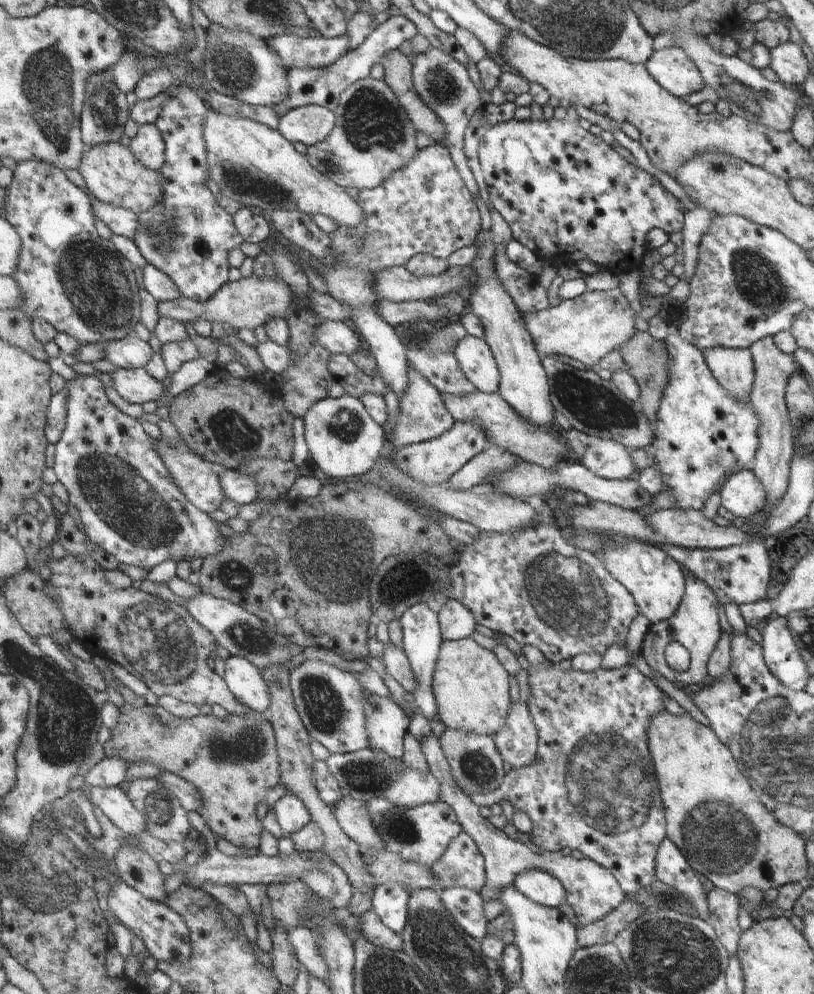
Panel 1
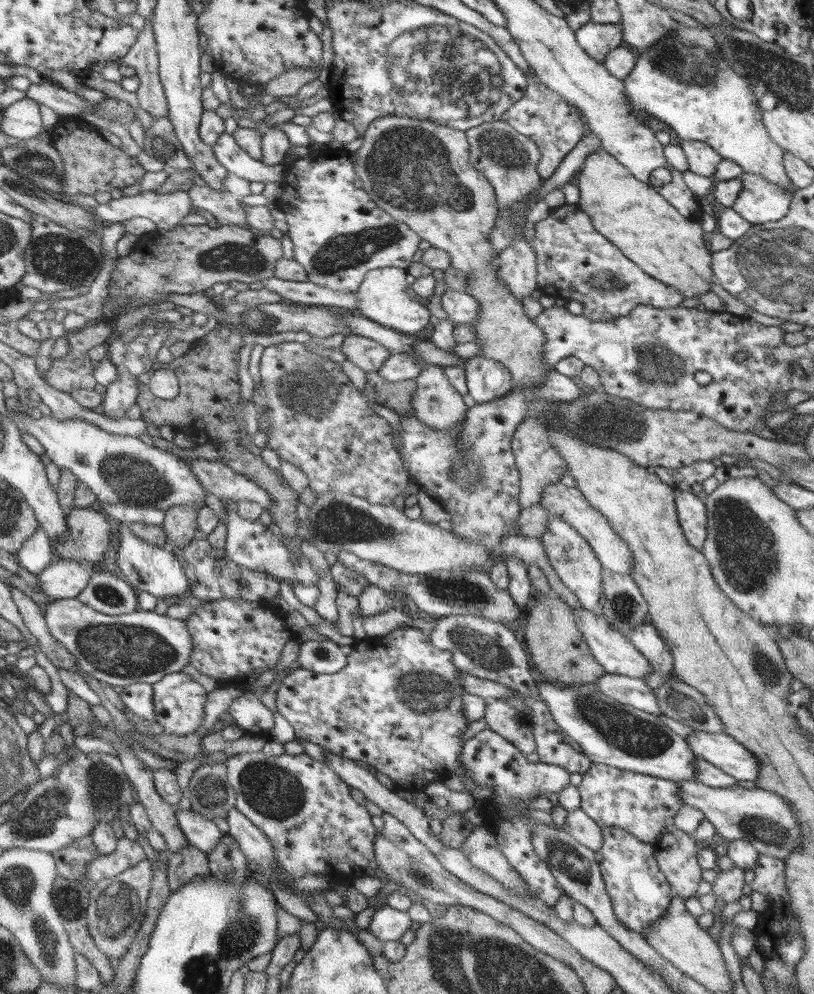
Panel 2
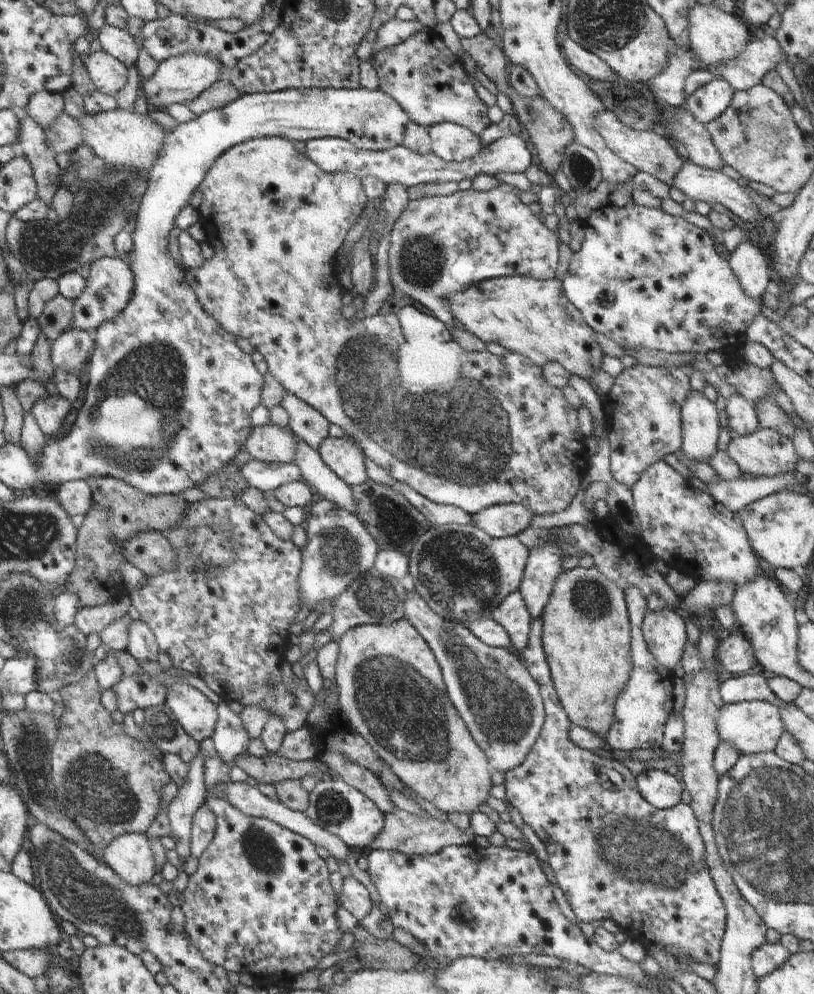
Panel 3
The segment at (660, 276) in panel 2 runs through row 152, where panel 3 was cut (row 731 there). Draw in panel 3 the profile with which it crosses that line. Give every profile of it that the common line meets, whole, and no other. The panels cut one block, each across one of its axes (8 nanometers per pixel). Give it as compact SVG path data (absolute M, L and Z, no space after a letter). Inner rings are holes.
M594 566L564 570L555 580L541 619L542 642L552 672L552 682L566 716L571 723L606 740L615 717L615 700L630 680L633 669L629 612L623 590Z

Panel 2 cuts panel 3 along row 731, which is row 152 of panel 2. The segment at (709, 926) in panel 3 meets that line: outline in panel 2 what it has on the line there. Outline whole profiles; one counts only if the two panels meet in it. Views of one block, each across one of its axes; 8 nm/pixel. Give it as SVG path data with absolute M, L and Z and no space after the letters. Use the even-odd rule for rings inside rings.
M535 79L527 80L524 96L518 102L514 102L501 119L538 145L540 149L538 173L543 180L554 175L562 159L578 144L584 134L578 110L564 101L560 94L556 94L554 90L550 90L548 86Z

